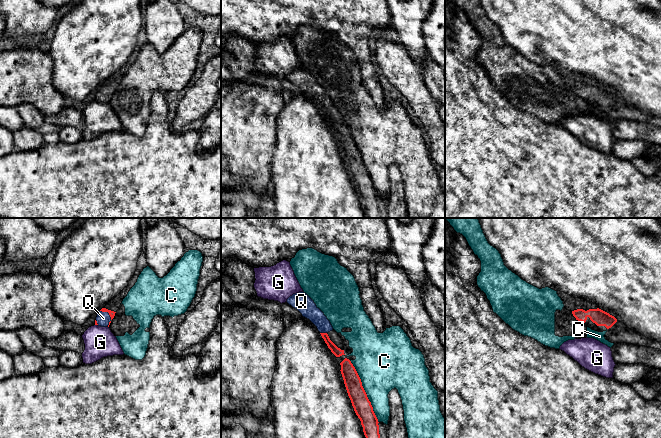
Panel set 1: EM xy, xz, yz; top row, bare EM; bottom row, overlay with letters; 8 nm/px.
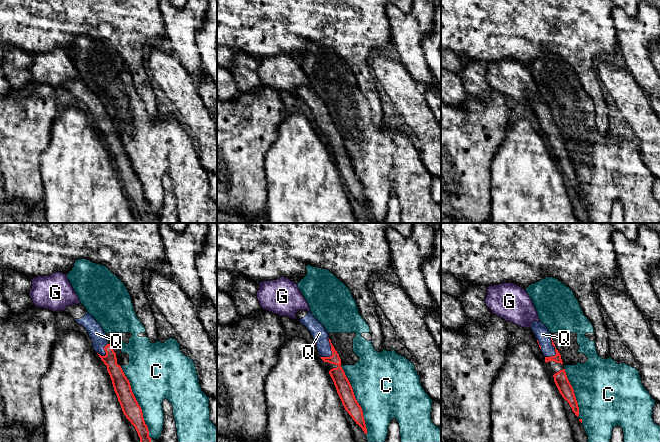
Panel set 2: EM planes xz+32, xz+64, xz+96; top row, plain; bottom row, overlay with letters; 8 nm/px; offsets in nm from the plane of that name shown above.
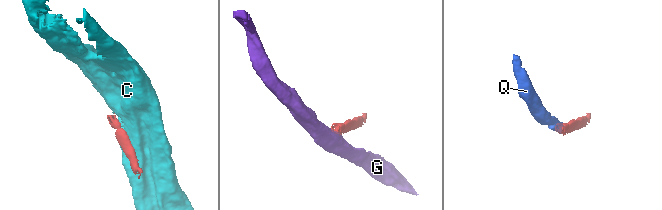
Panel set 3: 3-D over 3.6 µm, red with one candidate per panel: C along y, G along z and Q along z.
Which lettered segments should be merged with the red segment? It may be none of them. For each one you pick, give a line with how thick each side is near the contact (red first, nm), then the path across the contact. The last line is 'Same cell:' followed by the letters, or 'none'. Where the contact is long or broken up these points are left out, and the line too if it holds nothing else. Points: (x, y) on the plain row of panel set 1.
Q: calibres 50 and 110 nm; way xy (111, 89), (110, 92), (103, 94)
Same cell: Q

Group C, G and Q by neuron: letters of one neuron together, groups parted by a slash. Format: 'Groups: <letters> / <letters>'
Groups: C / G / Q

